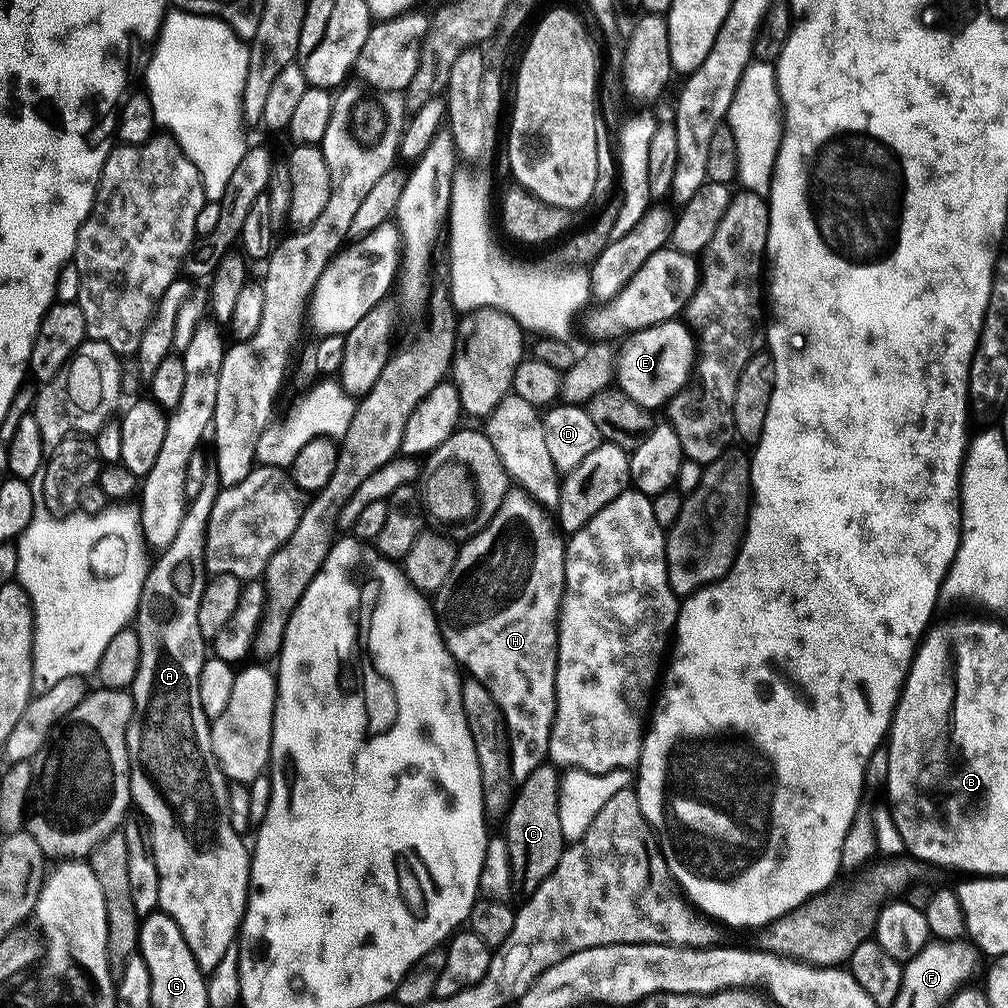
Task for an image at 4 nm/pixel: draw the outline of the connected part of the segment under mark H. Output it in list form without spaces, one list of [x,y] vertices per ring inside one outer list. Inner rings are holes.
[[[523,490],[509,491],[508,497],[502,502],[502,506],[490,518],[488,525],[479,532],[469,535],[468,540],[463,545],[459,545],[456,561],[442,586],[434,594],[434,611],[438,617],[440,625],[440,637],[444,639],[444,644],[452,659],[457,665],[468,667],[467,675],[473,680],[482,682],[486,690],[498,702],[498,706],[504,715],[504,726],[508,729],[508,739],[510,741],[510,751],[512,754],[512,778],[519,782],[525,780],[533,770],[548,760],[548,743],[552,733],[552,724],[556,720],[556,641],[558,639],[558,621],[560,619],[560,599],[564,597],[564,550],[566,540],[558,531],[557,525],[548,516],[541,505],[537,504],[527,492]]]

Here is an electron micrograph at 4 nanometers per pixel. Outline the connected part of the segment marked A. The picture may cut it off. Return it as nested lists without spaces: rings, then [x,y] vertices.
[[[209,470],[206,474],[206,482],[202,482],[202,491],[198,493],[198,498],[187,501],[182,518],[182,526],[178,526],[178,534],[174,534],[174,542],[170,542],[168,548],[155,557],[154,563],[149,567],[148,577],[144,579],[140,601],[136,607],[134,617],[134,627],[138,638],[140,639],[140,665],[138,674],[134,678],[131,686],[132,694],[132,724],[128,728],[128,757],[132,767],[132,804],[140,807],[143,819],[148,825],[152,835],[152,853],[154,862],[158,866],[158,898],[160,899],[159,911],[165,912],[182,930],[194,958],[198,962],[200,971],[205,974],[211,974],[222,962],[226,950],[234,947],[238,940],[238,929],[244,921],[244,908],[248,904],[248,874],[250,871],[250,848],[244,845],[245,837],[230,826],[228,817],[228,790],[229,781],[224,772],[218,766],[214,758],[212,749],[212,730],[210,721],[206,713],[202,710],[202,701],[198,698],[198,674],[202,674],[202,666],[206,659],[206,641],[202,630],[198,630],[198,602],[202,602],[202,590],[206,583],[206,569],[204,567],[204,543],[206,542],[206,530],[208,529],[208,519],[210,510],[214,506],[216,496],[220,493],[220,479],[217,478],[215,471]]]

